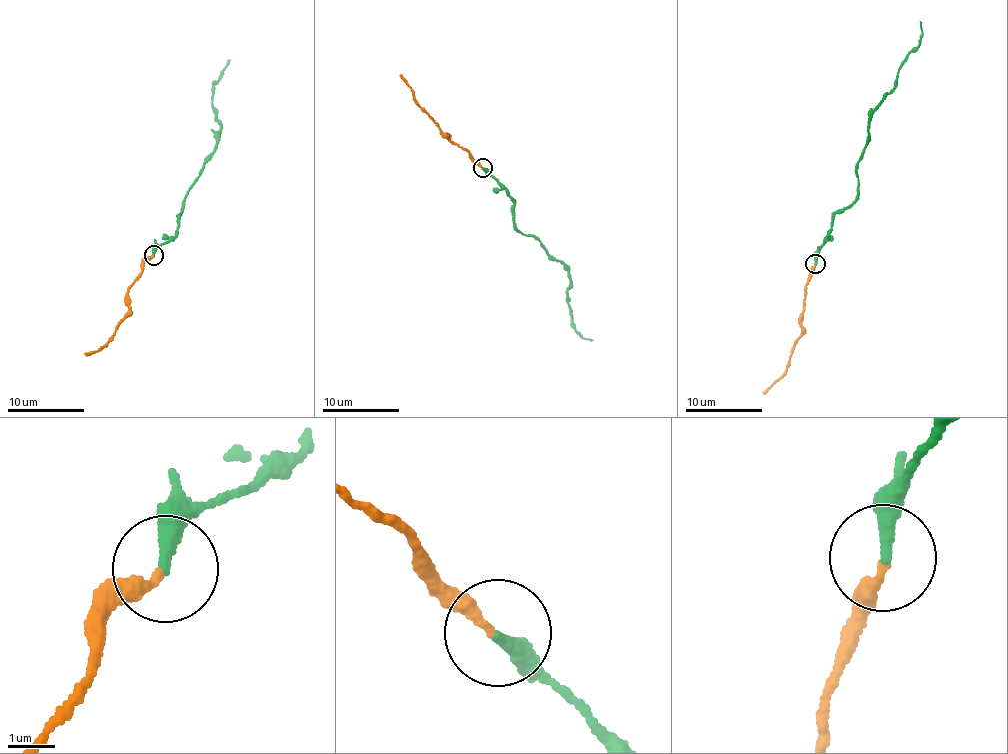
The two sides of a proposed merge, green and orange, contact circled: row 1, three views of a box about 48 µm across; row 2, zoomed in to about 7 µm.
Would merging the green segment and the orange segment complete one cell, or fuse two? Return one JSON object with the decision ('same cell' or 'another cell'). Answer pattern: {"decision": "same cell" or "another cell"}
{"decision": "same cell"}

